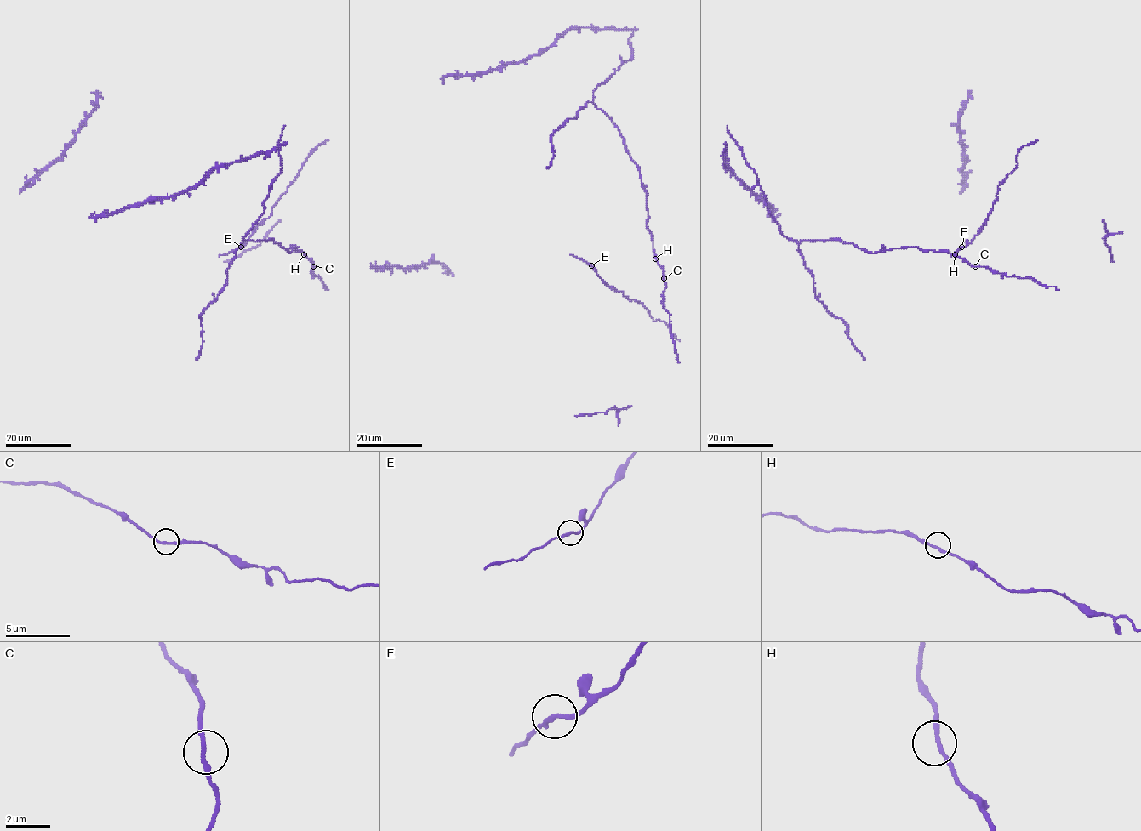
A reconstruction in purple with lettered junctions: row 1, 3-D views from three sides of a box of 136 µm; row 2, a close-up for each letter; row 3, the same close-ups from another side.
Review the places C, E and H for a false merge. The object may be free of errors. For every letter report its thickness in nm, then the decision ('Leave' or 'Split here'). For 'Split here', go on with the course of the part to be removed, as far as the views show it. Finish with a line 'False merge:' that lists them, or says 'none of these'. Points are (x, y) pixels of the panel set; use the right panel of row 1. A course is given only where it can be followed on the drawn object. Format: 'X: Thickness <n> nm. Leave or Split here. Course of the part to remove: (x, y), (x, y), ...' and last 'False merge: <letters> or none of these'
C: Thickness 190 nm. Leave
E: Thickness 190 nm. Leave
H: Thickness 180 nm. Leave
False merge: none of these

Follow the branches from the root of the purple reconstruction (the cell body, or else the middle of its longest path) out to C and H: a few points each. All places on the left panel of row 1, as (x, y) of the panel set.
C: (288, 250), (290, 253), (297, 246), (295, 249), (302, 251), (313, 266)
H: (288, 250), (290, 253), (297, 246), (295, 249), (304, 254)

